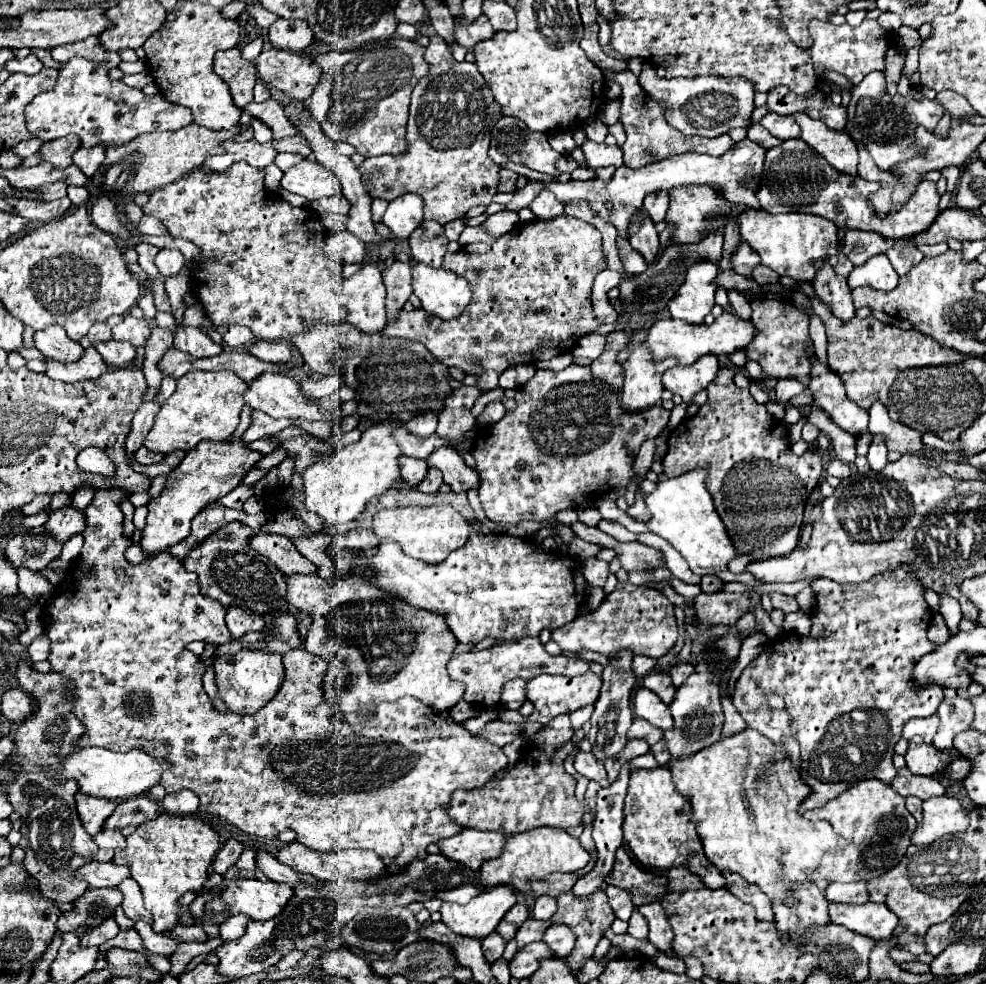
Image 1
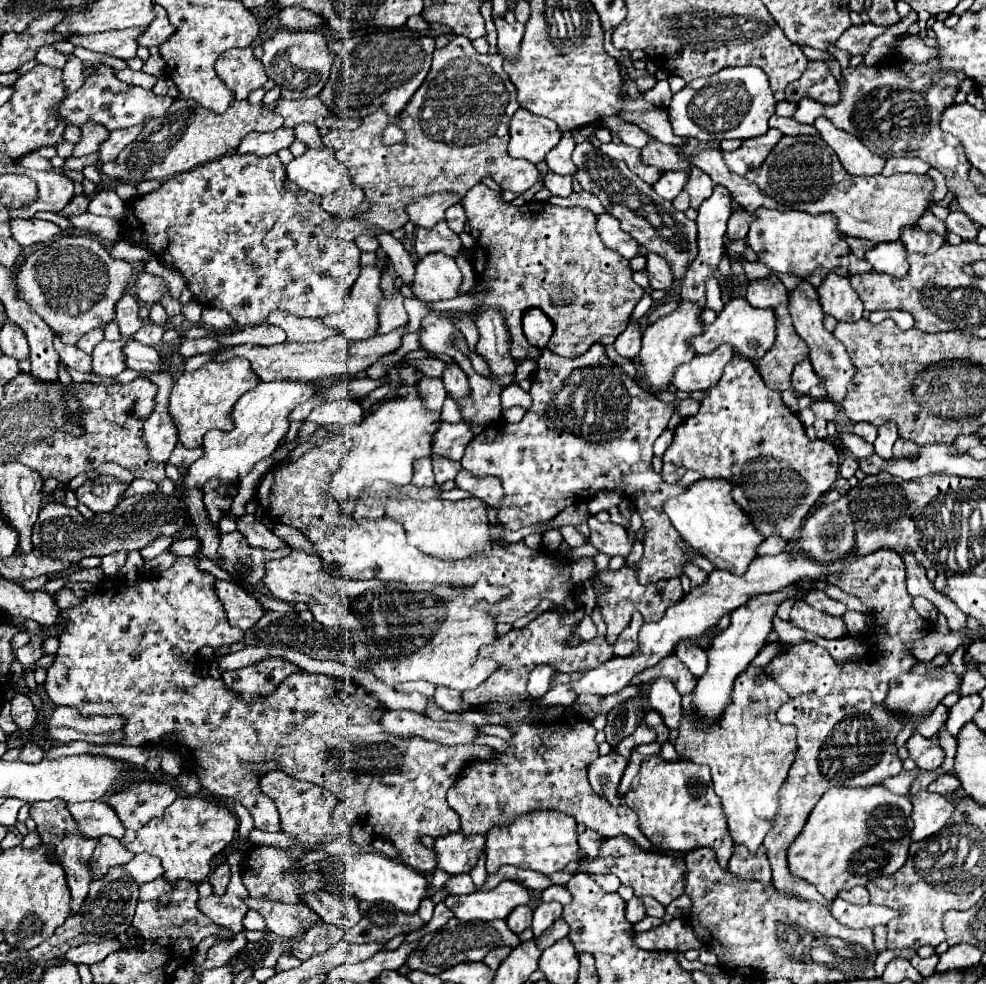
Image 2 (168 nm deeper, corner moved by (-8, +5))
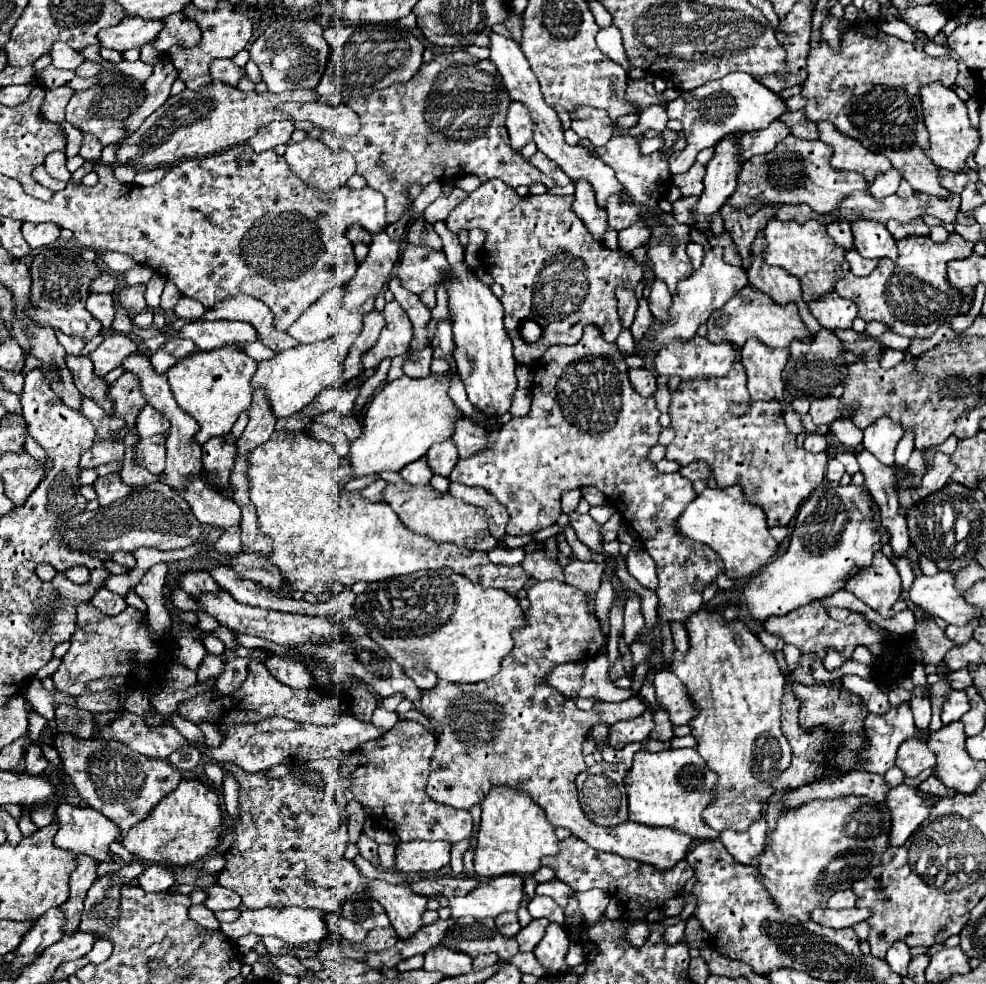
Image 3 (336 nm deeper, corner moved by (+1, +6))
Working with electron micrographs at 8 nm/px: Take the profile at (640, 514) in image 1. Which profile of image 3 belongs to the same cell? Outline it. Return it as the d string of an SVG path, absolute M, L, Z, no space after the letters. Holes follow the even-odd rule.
M591 326L585 328L583 338L579 340L579 344L575 344L575 346L551 346L551 348L541 356L541 360L539 360L537 366L535 366L535 378L533 378L531 392L533 392L533 400L531 400L531 410L529 410L529 414L523 416L523 418L513 418L511 422L507 422L507 424L501 426L499 430L491 430L489 436L487 436L487 446L485 446L483 450L475 452L473 456L465 458L465 460L459 460L459 462L455 464L449 480L451 480L451 482L461 482L461 484L467 484L467 486L481 486L481 488L487 488L491 494L495 494L497 500L499 500L501 504L505 504L507 510L509 510L511 520L509 520L509 524L507 524L507 534L513 534L513 536L535 534L535 532L539 532L539 530L555 524L555 522L557 522L557 516L561 514L561 496L563 496L565 492L569 492L569 490L575 490L575 488L595 486L595 488L599 488L605 496L611 496L611 500L615 502L617 508L621 508L621 506L625 506L625 504L631 504L631 520L627 520L627 524L643 538L643 540L641 540L643 548L649 552L649 556L651 556L651 558L655 560L655 564L657 564L659 586L657 586L655 594L657 594L657 598L659 598L659 606L657 606L659 618L661 618L661 620L667 620L667 622L675 622L675 620L683 622L683 620L687 620L691 614L695 614L695 612L701 608L701 604L703 604L701 594L703 594L705 584L713 582L715 576L717 576L719 572L723 572L723 568L719 568L719 556L715 556L715 552L711 552L711 548L707 548L705 544L687 540L687 538L679 536L679 534L675 532L675 528L671 528L671 520L675 520L675 516L679 516L679 512L683 512L683 508L689 504L689 500L695 498L695 492L693 492L693 488L691 488L691 480L683 478L681 474L661 474L661 472L657 472L655 464L647 460L647 452L649 452L651 446L657 444L657 436L659 436L659 432L661 432L661 426L659 426L659 414L661 414L661 412L659 412L657 406L655 406L655 398L643 398L643 396L639 396L639 394L633 390L633 386L631 386L631 382L629 382L629 376L627 376L627 364L625 364L625 360L623 360L623 354L619 352L619 348L617 348L615 344L605 342L603 336L599 336L599 330L597 330L597 328L591 328Z

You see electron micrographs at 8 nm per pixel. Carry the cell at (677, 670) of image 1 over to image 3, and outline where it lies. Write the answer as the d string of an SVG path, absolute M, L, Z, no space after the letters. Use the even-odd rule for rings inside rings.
M671 622L671 632L673 632L673 642L675 642L677 652L687 654L687 652L689 652L689 636L687 636L685 624L681 624L681 622Z

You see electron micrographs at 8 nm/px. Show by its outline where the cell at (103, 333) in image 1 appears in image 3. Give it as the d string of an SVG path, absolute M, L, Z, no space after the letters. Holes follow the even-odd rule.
M57 332L57 340L61 342L61 346L65 348L67 354L75 354L75 356L81 354L81 350L83 350L85 344L87 344L83 338L75 338L75 336L69 338L69 336L63 336L61 332Z

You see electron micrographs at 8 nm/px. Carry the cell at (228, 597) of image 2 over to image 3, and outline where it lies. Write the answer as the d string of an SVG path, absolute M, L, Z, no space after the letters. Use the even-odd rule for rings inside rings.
M195 570L195 572L185 572L177 578L177 584L191 596L201 596L201 594L215 594L221 588L215 584L215 580L205 572L205 570Z

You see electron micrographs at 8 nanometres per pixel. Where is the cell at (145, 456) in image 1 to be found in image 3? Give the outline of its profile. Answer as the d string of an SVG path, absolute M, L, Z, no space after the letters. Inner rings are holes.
M145 406L137 418L137 430L139 430L141 438L165 434L167 432L167 420L163 420L163 416L159 416L151 406Z

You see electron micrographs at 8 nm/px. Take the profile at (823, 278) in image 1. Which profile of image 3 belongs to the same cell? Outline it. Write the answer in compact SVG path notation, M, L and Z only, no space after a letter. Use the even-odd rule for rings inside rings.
M827 292L819 300L809 302L809 310L819 320L819 324L829 330L851 328L851 322L857 316L855 304L841 298L837 292Z

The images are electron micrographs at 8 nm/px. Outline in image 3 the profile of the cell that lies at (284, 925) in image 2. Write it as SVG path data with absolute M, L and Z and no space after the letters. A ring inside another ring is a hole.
M261 908L261 910L243 910L239 920L233 924L221 926L223 934L229 938L239 938L245 934L257 934L257 936L277 936L285 940L287 944L305 944L305 942L321 942L329 928L325 922L325 914L319 910L307 910L307 908Z

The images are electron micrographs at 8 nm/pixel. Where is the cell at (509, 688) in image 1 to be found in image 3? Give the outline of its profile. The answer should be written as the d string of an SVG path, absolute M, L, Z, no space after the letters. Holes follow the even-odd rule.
M559 664L555 666L545 682L557 690L561 690L567 698L575 698L575 694L581 688L581 674L583 674L583 664Z

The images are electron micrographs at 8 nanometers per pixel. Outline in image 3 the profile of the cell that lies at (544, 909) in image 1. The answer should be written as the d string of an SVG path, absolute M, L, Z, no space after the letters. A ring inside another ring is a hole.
M553 878L549 882L537 884L537 894L553 898L561 908L565 908L567 906L567 900L569 900L569 894L571 894L571 888L567 888L567 884L563 884L561 880Z

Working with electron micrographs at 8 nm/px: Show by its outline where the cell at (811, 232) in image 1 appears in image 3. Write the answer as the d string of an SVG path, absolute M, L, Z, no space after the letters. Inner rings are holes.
M769 220L769 224L763 230L763 236L767 240L767 250L765 250L765 262L783 268L791 276L795 276L801 286L803 286L803 298L805 302L817 300L823 292L835 290L837 276L843 278L849 272L849 264L845 260L845 250L839 248L829 236L823 224L817 220L807 220L803 224L795 220L779 222L779 220Z

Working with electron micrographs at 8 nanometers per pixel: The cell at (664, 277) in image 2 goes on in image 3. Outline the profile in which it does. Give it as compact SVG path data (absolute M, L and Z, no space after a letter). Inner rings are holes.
M655 280L653 286L651 286L651 296L649 296L651 314L657 320L663 320L663 316L667 316L667 308L669 306L671 306L671 292L663 284L663 280Z

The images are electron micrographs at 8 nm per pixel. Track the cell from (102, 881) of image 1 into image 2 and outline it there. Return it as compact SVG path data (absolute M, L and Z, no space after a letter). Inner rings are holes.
M148 853L134 855L134 859L124 865L124 869L126 869L126 873L132 875L132 879L136 883L148 883L148 881L152 881L158 875L164 873L164 867L160 865L160 859L148 855Z

